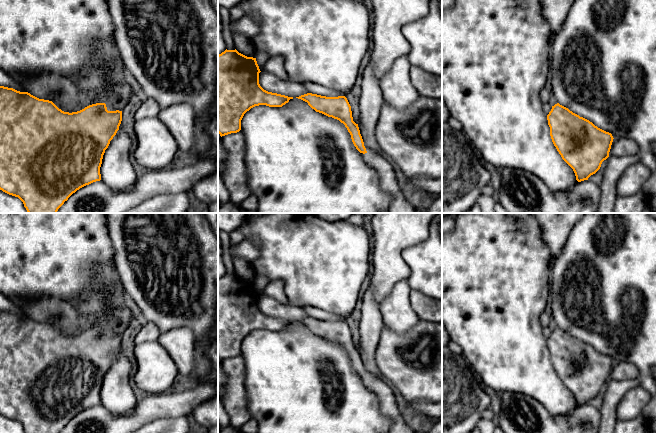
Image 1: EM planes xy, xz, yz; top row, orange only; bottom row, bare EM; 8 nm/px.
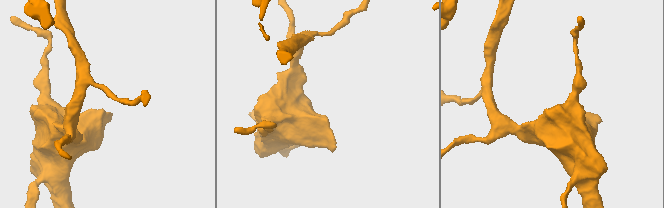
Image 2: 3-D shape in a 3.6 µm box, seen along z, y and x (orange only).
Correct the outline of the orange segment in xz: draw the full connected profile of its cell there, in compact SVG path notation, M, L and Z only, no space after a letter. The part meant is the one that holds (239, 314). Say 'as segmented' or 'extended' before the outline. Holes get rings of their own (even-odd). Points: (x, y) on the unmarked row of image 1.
as segmented; M235 274L218 279L218 357L225 360L241 354L241 344L251 332L259 329L282 331L293 321L264 314L259 308L259 290L256 282L247 281Z

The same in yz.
as segmented; M559 327L552 330L547 344L552 366L573 393L576 404L588 404L609 381L614 363L612 358Z

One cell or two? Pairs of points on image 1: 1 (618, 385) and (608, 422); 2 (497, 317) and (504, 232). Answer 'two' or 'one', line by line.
1: one
2: one

